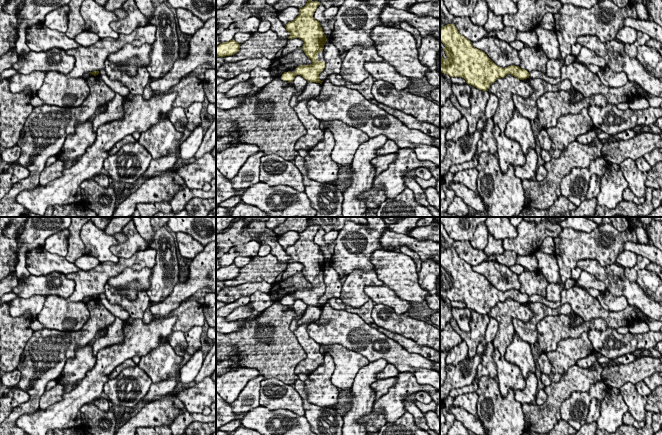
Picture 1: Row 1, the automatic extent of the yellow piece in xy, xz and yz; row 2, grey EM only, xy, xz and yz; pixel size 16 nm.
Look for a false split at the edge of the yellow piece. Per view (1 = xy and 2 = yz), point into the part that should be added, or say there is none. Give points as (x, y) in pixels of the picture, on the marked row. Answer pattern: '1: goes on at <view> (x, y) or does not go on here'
1: does not go on here
2: does not go on here

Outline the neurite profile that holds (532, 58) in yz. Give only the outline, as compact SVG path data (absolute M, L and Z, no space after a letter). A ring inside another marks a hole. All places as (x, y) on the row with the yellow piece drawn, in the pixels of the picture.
M525 44L524 47L518 51L518 54L521 60L519 65L521 69L525 69L529 73L532 71L540 71L546 74L546 65L549 59L540 45L529 47Z

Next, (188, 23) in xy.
M183 8L176 9L176 18L180 31L185 35L192 36L204 25L204 22L200 18L195 16L191 11Z

